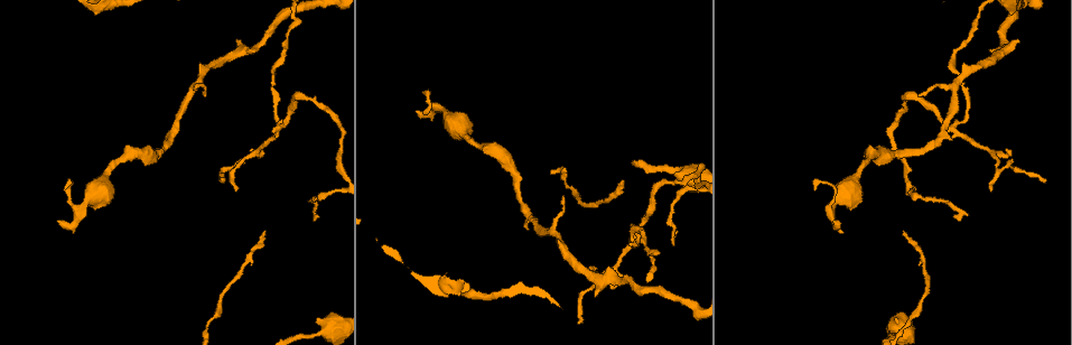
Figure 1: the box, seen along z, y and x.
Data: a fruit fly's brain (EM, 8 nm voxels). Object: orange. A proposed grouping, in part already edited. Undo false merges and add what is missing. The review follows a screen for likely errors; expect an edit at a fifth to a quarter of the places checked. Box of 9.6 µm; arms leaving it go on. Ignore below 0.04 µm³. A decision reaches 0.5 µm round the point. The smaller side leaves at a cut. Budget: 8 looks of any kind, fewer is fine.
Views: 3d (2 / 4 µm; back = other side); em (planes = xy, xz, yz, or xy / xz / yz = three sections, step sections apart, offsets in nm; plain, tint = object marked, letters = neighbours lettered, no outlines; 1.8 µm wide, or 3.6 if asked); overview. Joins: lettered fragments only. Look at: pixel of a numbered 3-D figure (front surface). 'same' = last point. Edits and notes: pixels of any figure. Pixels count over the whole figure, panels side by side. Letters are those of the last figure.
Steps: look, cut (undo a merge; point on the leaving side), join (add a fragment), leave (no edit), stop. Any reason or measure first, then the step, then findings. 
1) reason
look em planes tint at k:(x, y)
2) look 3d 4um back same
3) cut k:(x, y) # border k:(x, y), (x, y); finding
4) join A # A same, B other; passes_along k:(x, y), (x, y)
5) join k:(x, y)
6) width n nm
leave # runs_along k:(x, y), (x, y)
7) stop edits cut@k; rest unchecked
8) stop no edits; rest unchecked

tapers out
look 3d 2um at 1:(919, 96)

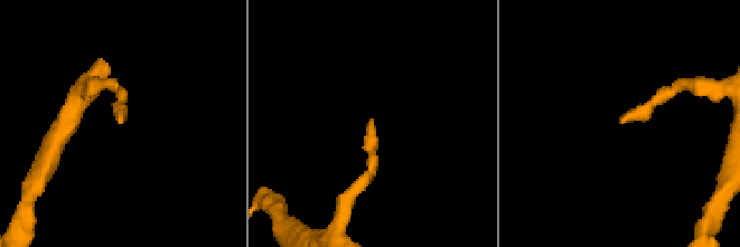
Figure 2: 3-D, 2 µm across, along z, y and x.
look em planes letters at 2:(371, 121)

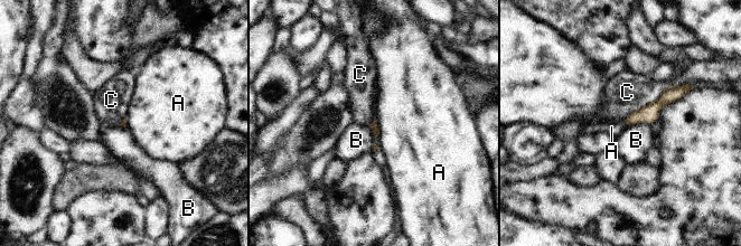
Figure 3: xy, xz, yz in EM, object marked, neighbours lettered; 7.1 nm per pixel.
leave # A other, B other, C other; border 3:(668, 86), (621, 125); no lettered fragment goes on from it

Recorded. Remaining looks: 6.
abrupt turn
look em planes letters at 1:(282, 126)

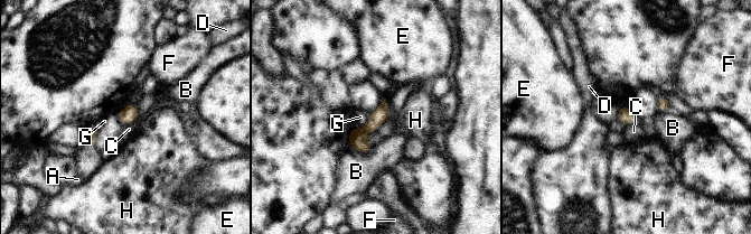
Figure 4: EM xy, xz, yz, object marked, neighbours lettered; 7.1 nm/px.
cut 4:(356, 140) # A other, B other, C other, D other, E other, F other, G other, H other; a second neuron is stuck on

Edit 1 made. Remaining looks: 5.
an open end
look 3d 4um at 1:(578, 322)

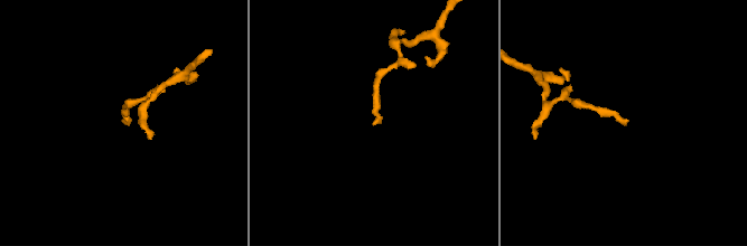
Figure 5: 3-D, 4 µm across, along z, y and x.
now the EM
look em planes letters at 5:(123, 122)

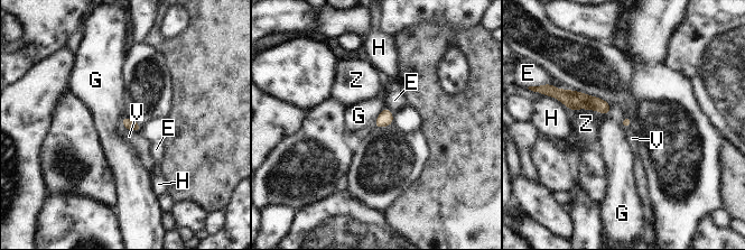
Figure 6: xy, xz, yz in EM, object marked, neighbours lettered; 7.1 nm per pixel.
longest_contact Z 200 nm
leave # E other, G other, H other, V other, Z other; none of them fits

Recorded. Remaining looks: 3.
look 3d 4um at 1:(597, 295)

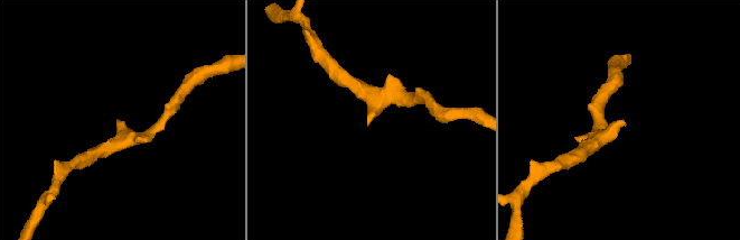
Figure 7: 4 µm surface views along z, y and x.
now the EM
look em planes letters at 7:(368, 125)

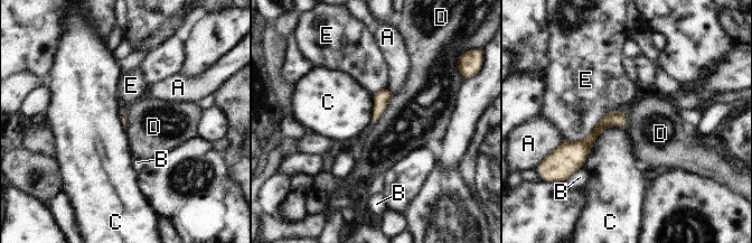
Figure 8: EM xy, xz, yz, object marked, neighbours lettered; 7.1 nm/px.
longest_contact E 480 nm
leave # A other, B other, C other, D other, E other; none of them fits

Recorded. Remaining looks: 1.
stop edits cut@4; rest unchecked

